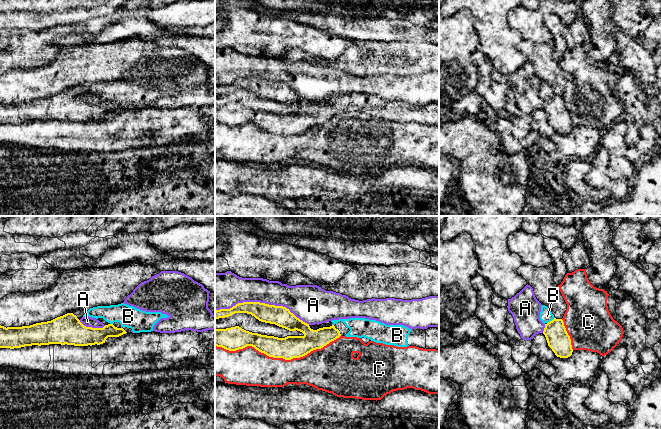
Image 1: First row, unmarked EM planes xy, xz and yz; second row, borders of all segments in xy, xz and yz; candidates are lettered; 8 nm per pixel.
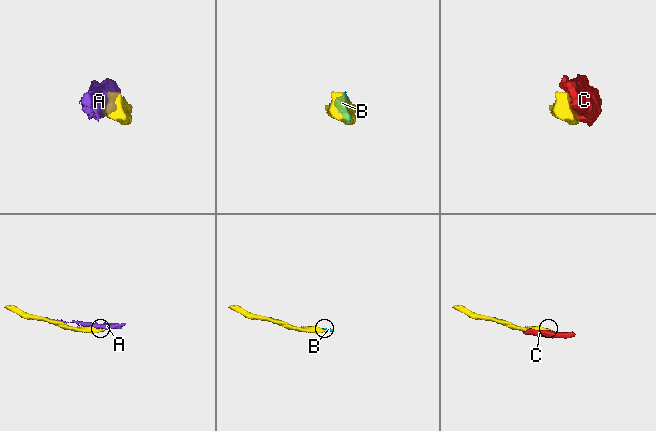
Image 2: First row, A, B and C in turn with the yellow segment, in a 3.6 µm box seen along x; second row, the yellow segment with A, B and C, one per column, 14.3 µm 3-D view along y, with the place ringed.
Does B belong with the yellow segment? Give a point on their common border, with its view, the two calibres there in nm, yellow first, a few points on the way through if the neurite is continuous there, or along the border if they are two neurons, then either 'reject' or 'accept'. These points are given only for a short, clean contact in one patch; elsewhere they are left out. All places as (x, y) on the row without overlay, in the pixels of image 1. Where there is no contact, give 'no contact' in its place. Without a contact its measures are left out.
contact yz (550, 97); calibres 180 and 100 nm; way yz (558, 116), (554, 102), (550, 97), (546, 91); accept

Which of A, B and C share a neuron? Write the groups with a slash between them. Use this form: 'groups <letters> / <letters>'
groups A / B / C

